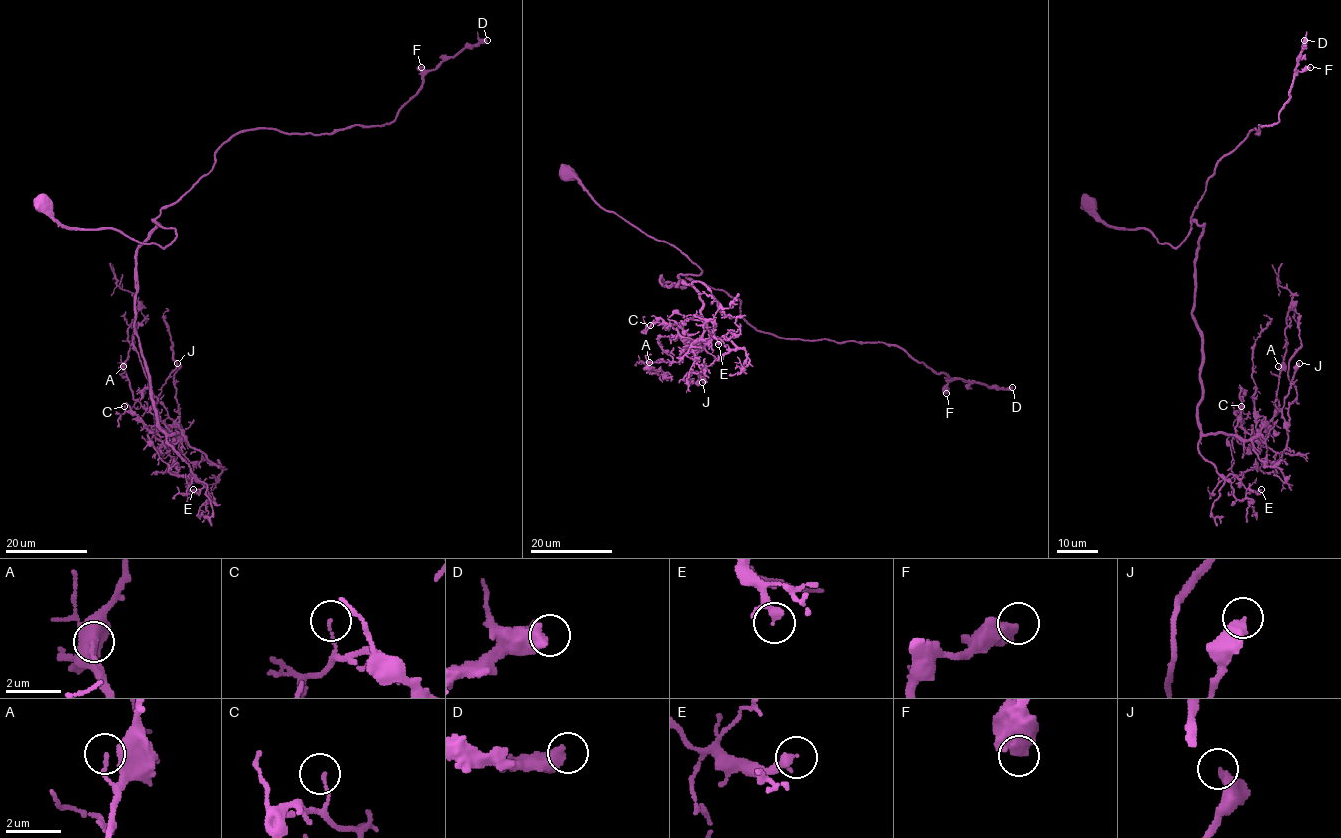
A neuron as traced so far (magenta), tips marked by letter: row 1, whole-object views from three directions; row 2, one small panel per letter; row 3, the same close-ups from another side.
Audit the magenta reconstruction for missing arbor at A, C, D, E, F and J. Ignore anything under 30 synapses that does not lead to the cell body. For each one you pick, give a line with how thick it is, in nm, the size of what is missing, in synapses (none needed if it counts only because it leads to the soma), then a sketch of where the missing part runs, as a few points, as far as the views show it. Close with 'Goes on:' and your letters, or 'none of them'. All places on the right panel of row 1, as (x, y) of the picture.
D: 600 nm thick; about 120 synapses
Goes on: D

